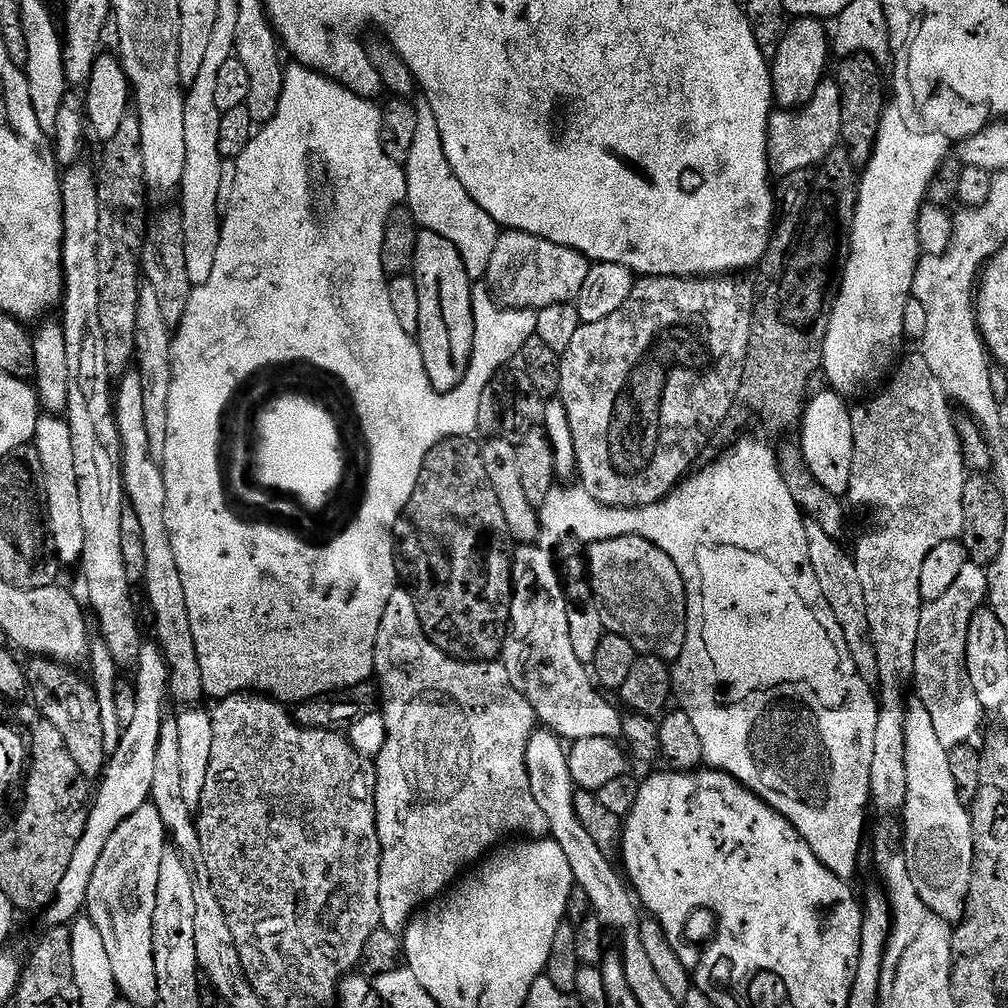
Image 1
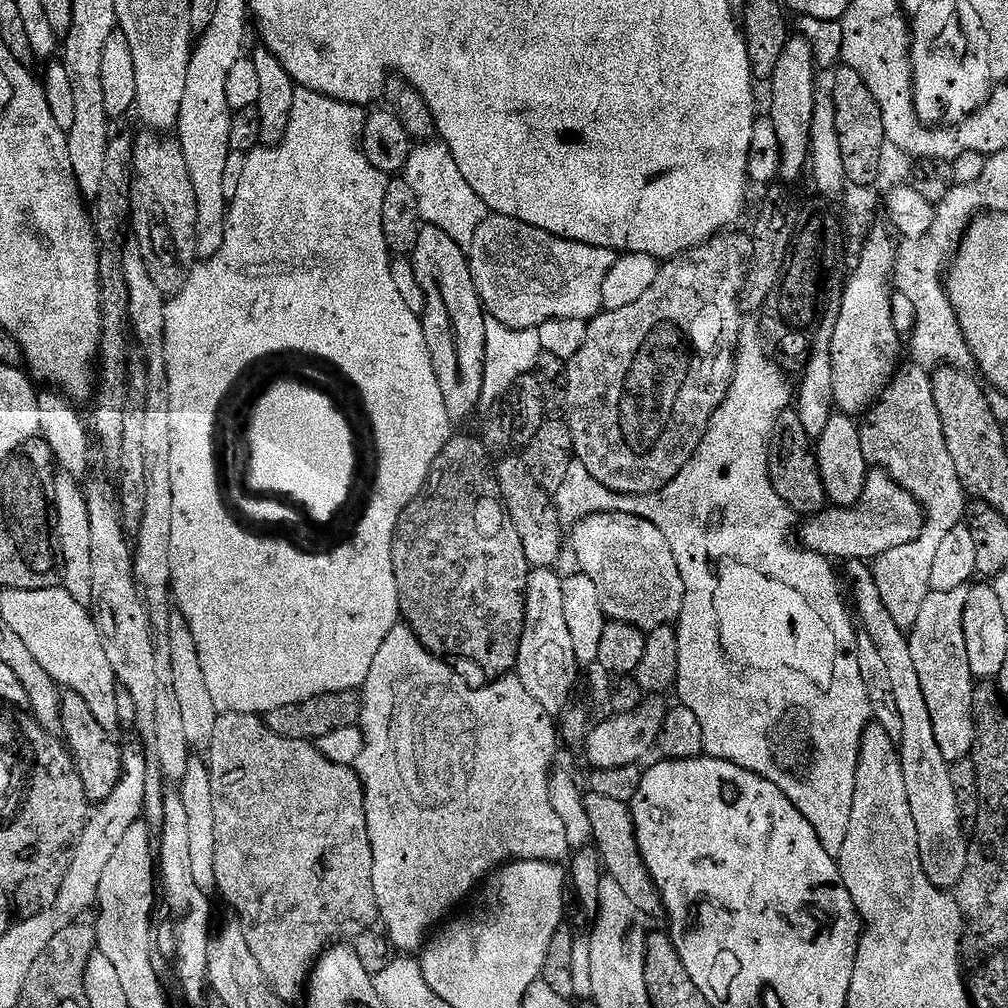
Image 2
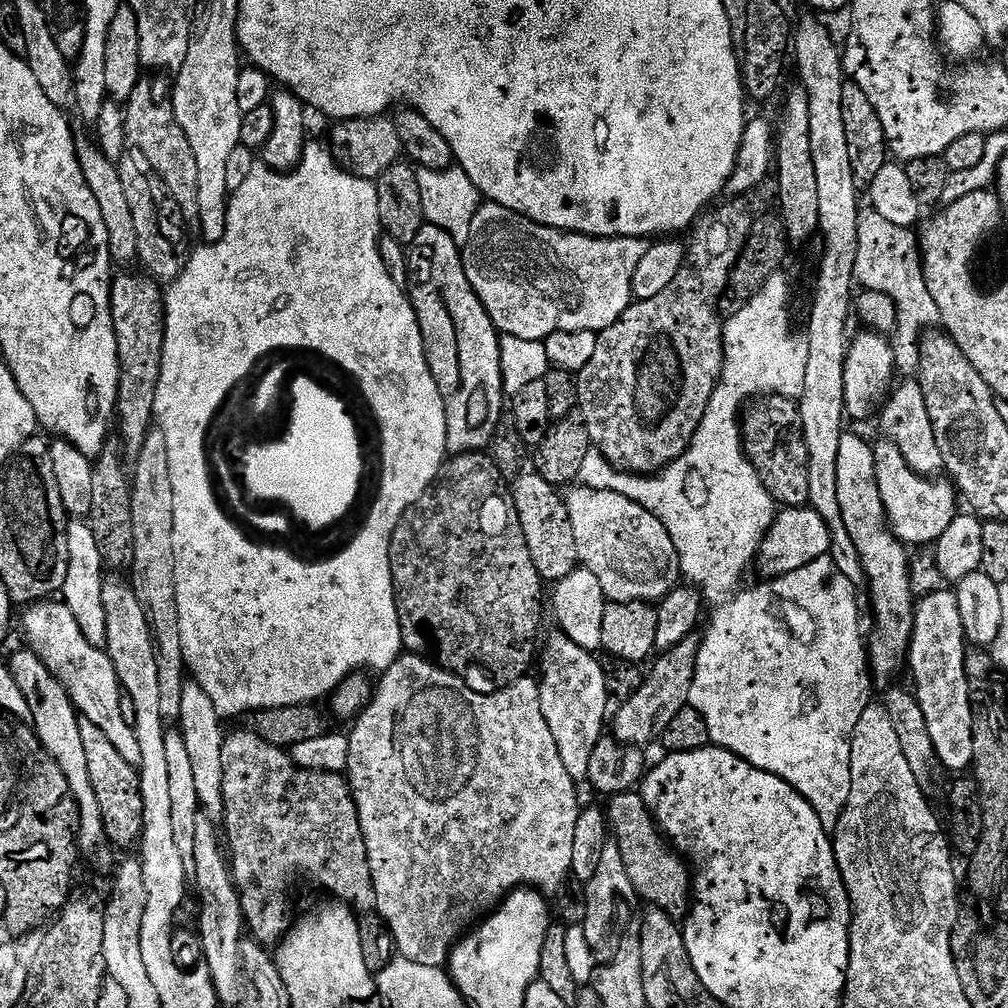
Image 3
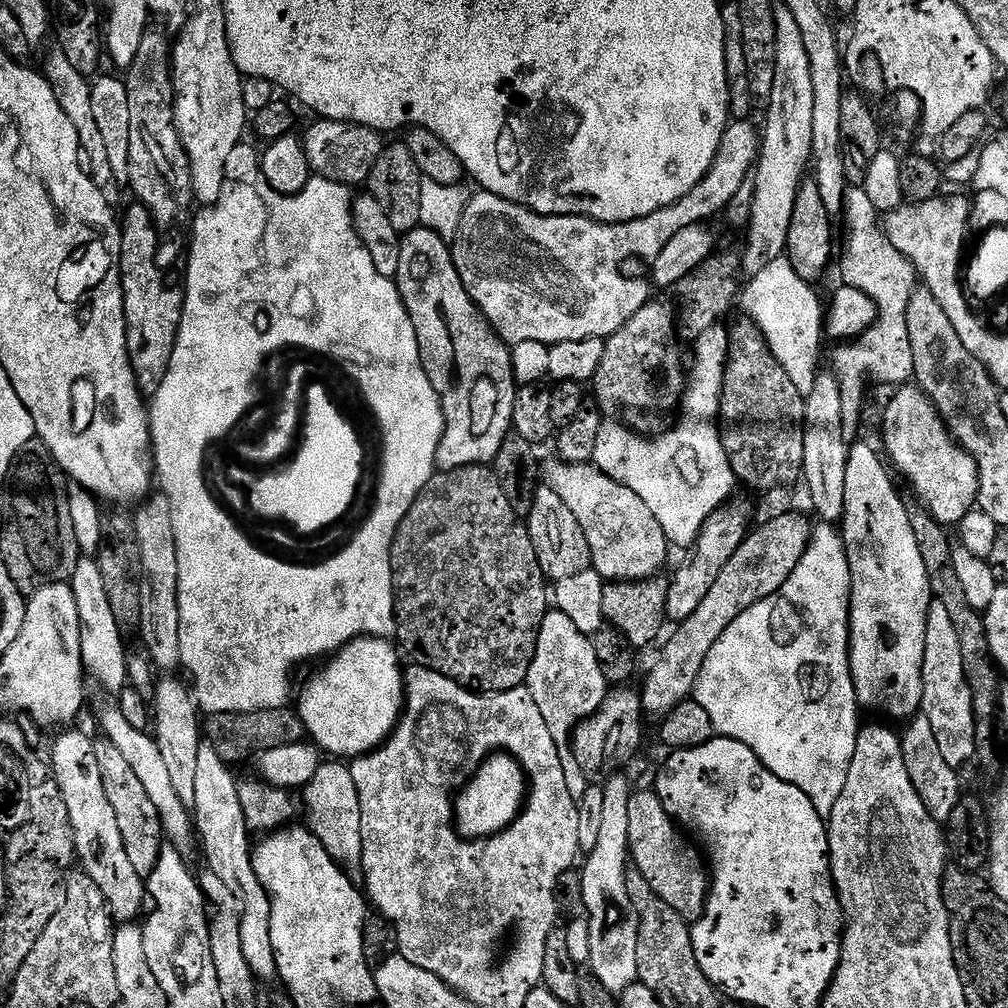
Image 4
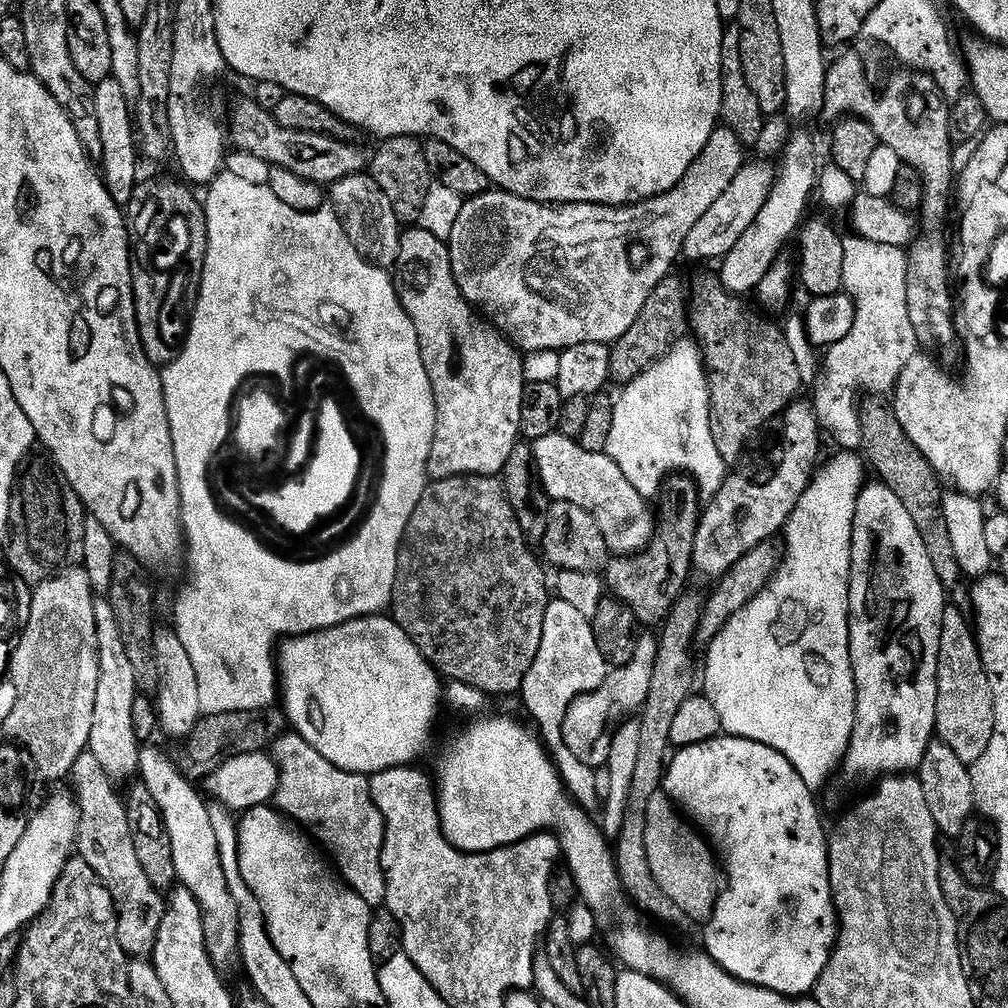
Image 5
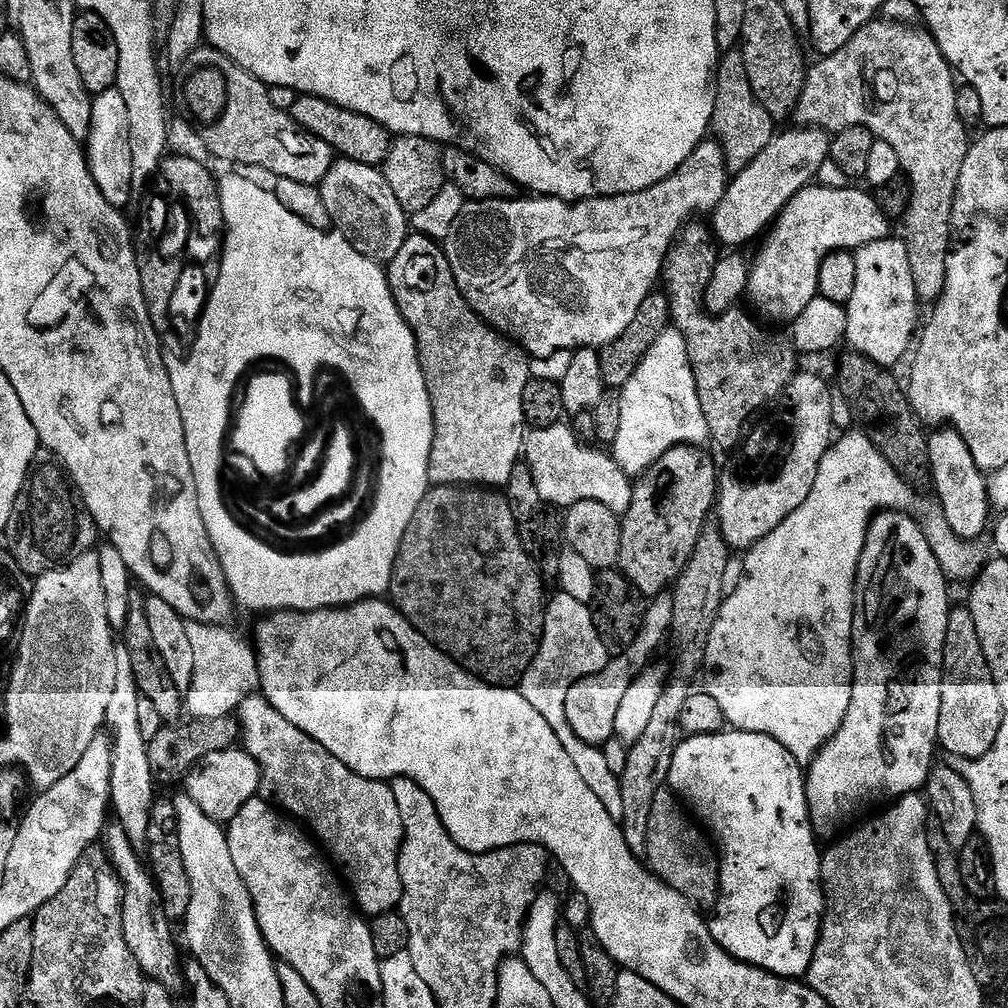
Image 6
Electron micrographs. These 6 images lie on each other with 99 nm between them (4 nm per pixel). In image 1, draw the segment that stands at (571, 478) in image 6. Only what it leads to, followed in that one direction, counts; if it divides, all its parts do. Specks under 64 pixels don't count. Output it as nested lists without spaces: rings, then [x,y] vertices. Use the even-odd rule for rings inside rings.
[[[619,536],[603,540],[591,545],[588,552],[587,579],[592,585],[596,601],[600,603],[600,611],[604,613],[604,627],[608,632],[618,634],[634,646],[638,654],[656,656],[665,662],[674,662],[682,654],[682,646],[686,642],[688,629],[688,603],[686,602],[686,586],[682,582],[682,574],[678,574],[678,566],[654,542],[642,536]]]

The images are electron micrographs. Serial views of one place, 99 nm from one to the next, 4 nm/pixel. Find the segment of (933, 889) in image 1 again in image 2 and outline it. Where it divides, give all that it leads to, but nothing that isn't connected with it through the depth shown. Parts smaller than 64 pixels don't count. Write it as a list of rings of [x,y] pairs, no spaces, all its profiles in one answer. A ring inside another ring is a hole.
[[[847,561],[848,580],[852,583],[852,598],[856,602],[854,610],[860,614],[862,630],[870,634],[892,679],[892,690],[902,717],[902,734],[898,737],[902,778],[906,778],[906,798],[910,798],[910,812],[914,814],[914,826],[918,830],[918,846],[922,870],[934,886],[941,890],[955,889],[966,870],[966,854],[970,843],[964,837],[966,825],[960,818],[958,798],[950,786],[950,761],[942,758],[938,741],[934,738],[934,722],[930,722],[930,710],[926,707],[926,697],[922,694],[922,681],[914,667],[914,657],[910,655],[908,636],[882,603],[878,586],[874,582],[872,569],[865,561]]]

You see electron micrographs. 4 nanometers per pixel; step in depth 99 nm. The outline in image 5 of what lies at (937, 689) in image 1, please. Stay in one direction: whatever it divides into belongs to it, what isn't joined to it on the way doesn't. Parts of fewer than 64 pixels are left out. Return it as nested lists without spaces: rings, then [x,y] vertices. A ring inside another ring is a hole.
[[[948,606],[944,609],[944,617],[940,625],[942,626],[942,638],[940,639],[940,649],[938,650],[938,710],[936,711],[936,736],[962,762],[972,765],[986,754],[986,746],[990,746],[992,733],[996,731],[996,719],[994,718],[994,698],[990,690],[988,675],[984,669],[984,663],[980,657],[980,643],[976,640],[973,625],[964,617],[965,613],[955,606]]]

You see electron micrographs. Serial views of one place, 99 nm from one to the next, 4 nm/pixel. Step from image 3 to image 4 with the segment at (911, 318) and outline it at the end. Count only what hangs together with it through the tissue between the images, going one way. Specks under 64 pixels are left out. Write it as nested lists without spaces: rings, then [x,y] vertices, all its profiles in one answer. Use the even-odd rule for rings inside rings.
[[[862,186],[849,187],[845,194],[843,220],[844,228],[848,231],[848,241],[844,244],[844,253],[838,256],[840,280],[868,295],[877,307],[874,324],[851,342],[841,343],[830,365],[830,371],[842,394],[844,435],[852,438],[860,428],[860,411],[864,408],[864,380],[904,386],[913,379],[914,354],[910,354],[910,334],[906,334],[906,306],[912,291],[918,286],[918,273],[905,256],[890,246],[890,238],[886,238],[881,217],[874,202],[870,202],[870,194],[866,194]]]

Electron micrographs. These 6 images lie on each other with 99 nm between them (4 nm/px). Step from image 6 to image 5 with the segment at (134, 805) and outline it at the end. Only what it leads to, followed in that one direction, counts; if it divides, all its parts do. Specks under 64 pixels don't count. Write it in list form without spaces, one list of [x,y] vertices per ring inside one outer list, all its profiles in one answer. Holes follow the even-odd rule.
[[[97,599],[94,618],[98,630],[98,696],[94,698],[94,726],[90,726],[90,742],[87,751],[92,752],[106,774],[120,782],[127,776],[135,777],[140,766],[142,744],[135,738],[133,707],[138,695],[134,666],[126,658],[126,646],[122,646],[122,634],[118,634],[118,622],[107,599]]]

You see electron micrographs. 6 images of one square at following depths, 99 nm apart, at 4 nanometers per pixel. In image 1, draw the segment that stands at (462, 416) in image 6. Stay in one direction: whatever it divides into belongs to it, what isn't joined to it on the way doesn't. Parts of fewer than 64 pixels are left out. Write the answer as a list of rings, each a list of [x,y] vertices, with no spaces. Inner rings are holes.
[[[418,231],[418,242],[416,243],[416,263],[414,275],[418,286],[418,334],[416,343],[422,350],[422,362],[426,366],[426,374],[430,382],[439,392],[453,392],[464,381],[464,375],[472,361],[473,352],[477,351],[477,344],[474,342],[474,310],[472,309],[473,280],[466,274],[466,266],[458,254],[458,246],[442,234],[433,232]]]

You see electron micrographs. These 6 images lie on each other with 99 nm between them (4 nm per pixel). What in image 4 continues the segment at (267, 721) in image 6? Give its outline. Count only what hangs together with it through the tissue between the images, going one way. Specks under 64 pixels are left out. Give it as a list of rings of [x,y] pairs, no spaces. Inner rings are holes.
[[[344,762],[321,763],[318,774],[310,778],[308,784],[302,789],[302,816],[305,816],[308,831],[314,833],[318,842],[336,859],[336,863],[345,869],[349,876],[356,878],[361,875],[362,869],[362,810],[358,802],[358,788],[354,786],[352,769]]]

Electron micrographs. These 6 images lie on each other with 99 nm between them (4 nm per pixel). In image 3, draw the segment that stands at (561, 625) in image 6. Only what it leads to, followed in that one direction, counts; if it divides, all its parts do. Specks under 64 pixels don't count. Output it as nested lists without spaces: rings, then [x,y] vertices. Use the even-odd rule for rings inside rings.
[[[555,635],[544,648],[544,677],[538,680],[542,718],[546,718],[546,726],[550,726],[554,742],[558,742],[558,754],[562,754],[566,774],[574,781],[584,782],[590,770],[590,754],[594,754],[594,746],[606,734],[604,720],[596,708],[610,704],[608,683],[604,665],[599,659],[596,661],[593,653],[582,650],[578,642],[570,642],[568,636]]]

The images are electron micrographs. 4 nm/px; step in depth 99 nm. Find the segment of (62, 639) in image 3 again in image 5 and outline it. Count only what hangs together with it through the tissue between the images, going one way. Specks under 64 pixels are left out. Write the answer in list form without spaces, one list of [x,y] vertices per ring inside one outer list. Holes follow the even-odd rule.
[[[141,747],[140,766],[138,769],[142,787],[150,790],[154,802],[160,811],[160,817],[170,838],[174,850],[174,870],[177,881],[194,894],[198,906],[204,915],[204,933],[206,950],[213,964],[223,966],[237,959],[240,951],[238,934],[238,905],[230,894],[222,862],[218,858],[218,842],[210,826],[208,804],[205,797],[176,769],[176,764],[160,748]]]

